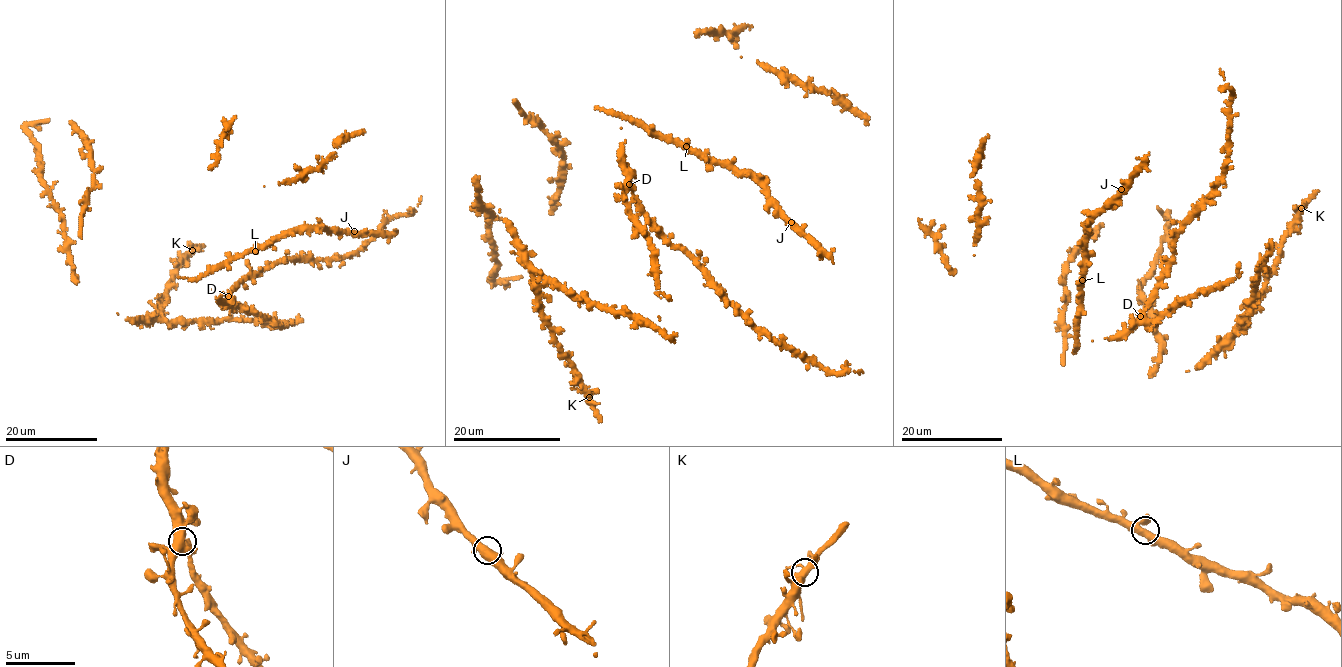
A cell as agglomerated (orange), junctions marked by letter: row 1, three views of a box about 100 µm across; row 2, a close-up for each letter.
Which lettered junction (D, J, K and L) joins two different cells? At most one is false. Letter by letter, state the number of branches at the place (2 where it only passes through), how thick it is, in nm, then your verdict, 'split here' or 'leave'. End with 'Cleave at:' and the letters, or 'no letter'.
D: 3 branches meet; 400 nm thick; leave
J: 3 branches meet; 460 nm thick; leave
K: 3 branches meet; 440 nm thick; leave
L: 3 branches meet; 400 nm thick; leave
Cleave at: no letter

